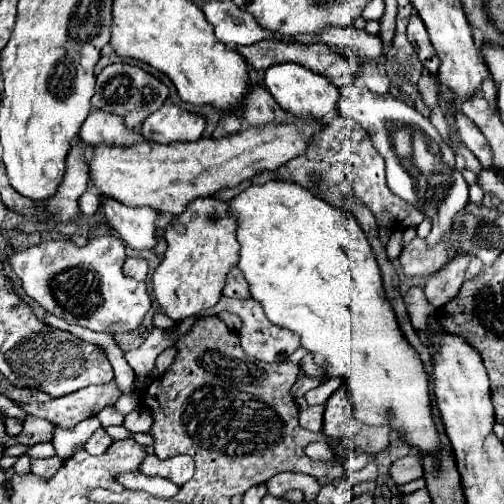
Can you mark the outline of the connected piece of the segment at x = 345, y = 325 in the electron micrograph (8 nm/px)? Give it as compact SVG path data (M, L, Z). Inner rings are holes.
M268 181L264 185L252 185L246 191L242 191L236 199L230 201L230 211L232 215L238 219L238 243L240 243L240 261L238 267L244 273L246 281L250 283L250 293L256 301L262 303L266 317L278 325L278 327L286 327L292 333L300 335L300 343L302 347L316 359L316 365L324 369L324 373L328 377L340 377L348 389L350 401L352 401L352 415L356 417L356 421L362 421L366 425L388 425L390 429L400 431L400 437L406 445L416 447L416 451L420 453L420 457L432 457L436 461L436 467L440 465L440 441L438 441L438 431L436 431L436 419L432 415L432 397L430 397L430 389L428 389L428 375L426 369L422 365L420 355L412 349L412 345L406 341L404 333L398 327L398 321L394 317L392 305L384 293L382 287L382 277L380 277L380 269L376 265L372 247L368 245L368 239L364 237L364 231L360 229L358 221L352 215L342 213L340 209L328 205L324 199L316 197L310 189L304 189L298 183L290 183L290 181Z

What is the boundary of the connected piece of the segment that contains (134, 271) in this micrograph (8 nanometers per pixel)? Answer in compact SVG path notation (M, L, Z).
M132 257L124 261L124 273L138 279L138 281L146 281L146 273L148 273L148 263L140 257Z

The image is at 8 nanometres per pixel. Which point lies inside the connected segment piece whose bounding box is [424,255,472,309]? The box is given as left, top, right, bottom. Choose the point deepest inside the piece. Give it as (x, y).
(440, 288)

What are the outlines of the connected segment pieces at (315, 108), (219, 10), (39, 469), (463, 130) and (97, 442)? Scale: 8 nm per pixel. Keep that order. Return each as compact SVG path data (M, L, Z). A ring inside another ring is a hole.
M280 63L268 67L264 75L264 85L270 95L280 103L280 107L288 113L294 113L294 117L298 119L312 117L314 121L322 121L328 113L338 109L338 89L324 75L314 73L296 63Z
M202 1L202 13L214 25L216 37L232 49L274 37L274 31L260 27L250 13L240 11L232 1Z
M57 455L48 459L32 459L30 461L30 470L32 473L47 480L56 474L62 465L62 461Z
M462 113L454 115L454 125L458 131L460 141L478 157L478 161L482 163L484 169L492 171L492 151L488 149L488 141L486 137L480 133L480 129L476 129L476 125L472 125L472 121L468 121L468 117L464 117Z
M100 427L100 429L97 429L92 437L88 439L84 449L86 449L88 453L92 453L92 455L100 455L100 453L104 453L112 443L113 440L111 437L106 433L104 428Z

